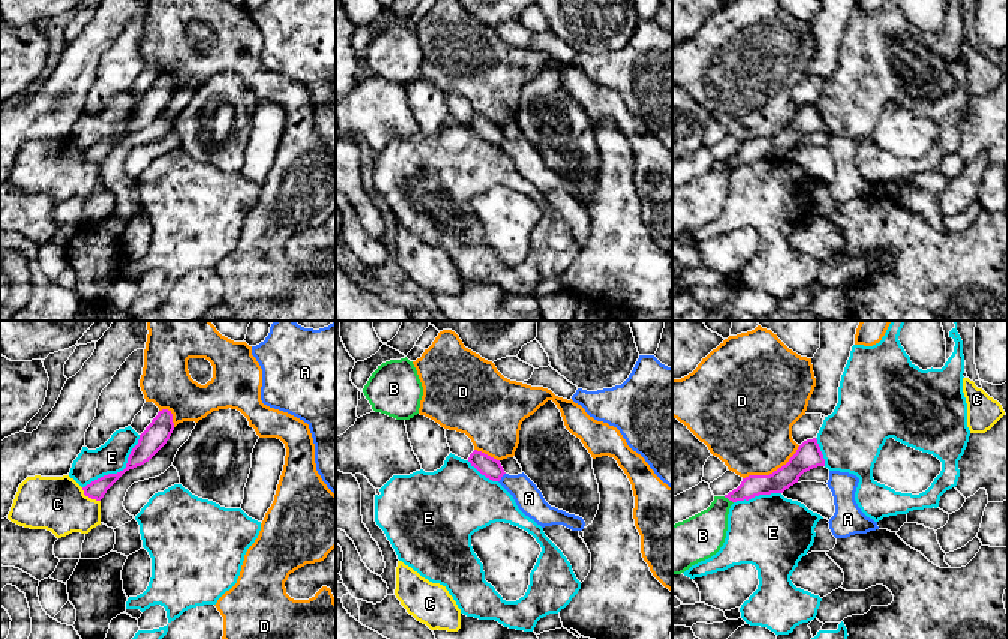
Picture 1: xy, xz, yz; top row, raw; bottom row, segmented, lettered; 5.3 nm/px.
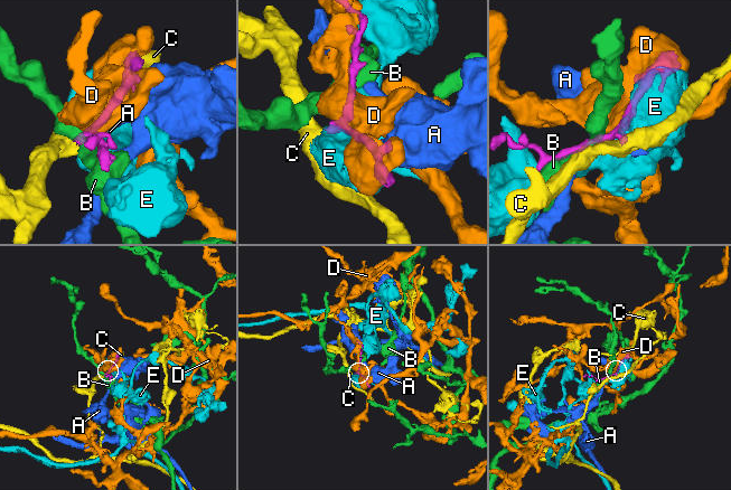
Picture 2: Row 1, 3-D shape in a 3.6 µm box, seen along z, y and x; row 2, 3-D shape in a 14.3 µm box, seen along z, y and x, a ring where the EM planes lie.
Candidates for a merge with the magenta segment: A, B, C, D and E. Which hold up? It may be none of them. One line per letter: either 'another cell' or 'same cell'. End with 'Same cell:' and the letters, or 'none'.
A: another cell
B: another cell
C: another cell
D: another cell
E: another cell
Same cell: none

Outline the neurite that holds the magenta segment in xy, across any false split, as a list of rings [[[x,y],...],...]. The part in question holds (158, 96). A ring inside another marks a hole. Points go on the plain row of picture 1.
[[[162,74],[140,99],[138,108],[132,112],[126,132],[117,138],[104,140],[86,152],[84,159],[100,165],[106,154],[129,134],[148,126],[170,104],[174,94],[172,78],[168,74]]]

